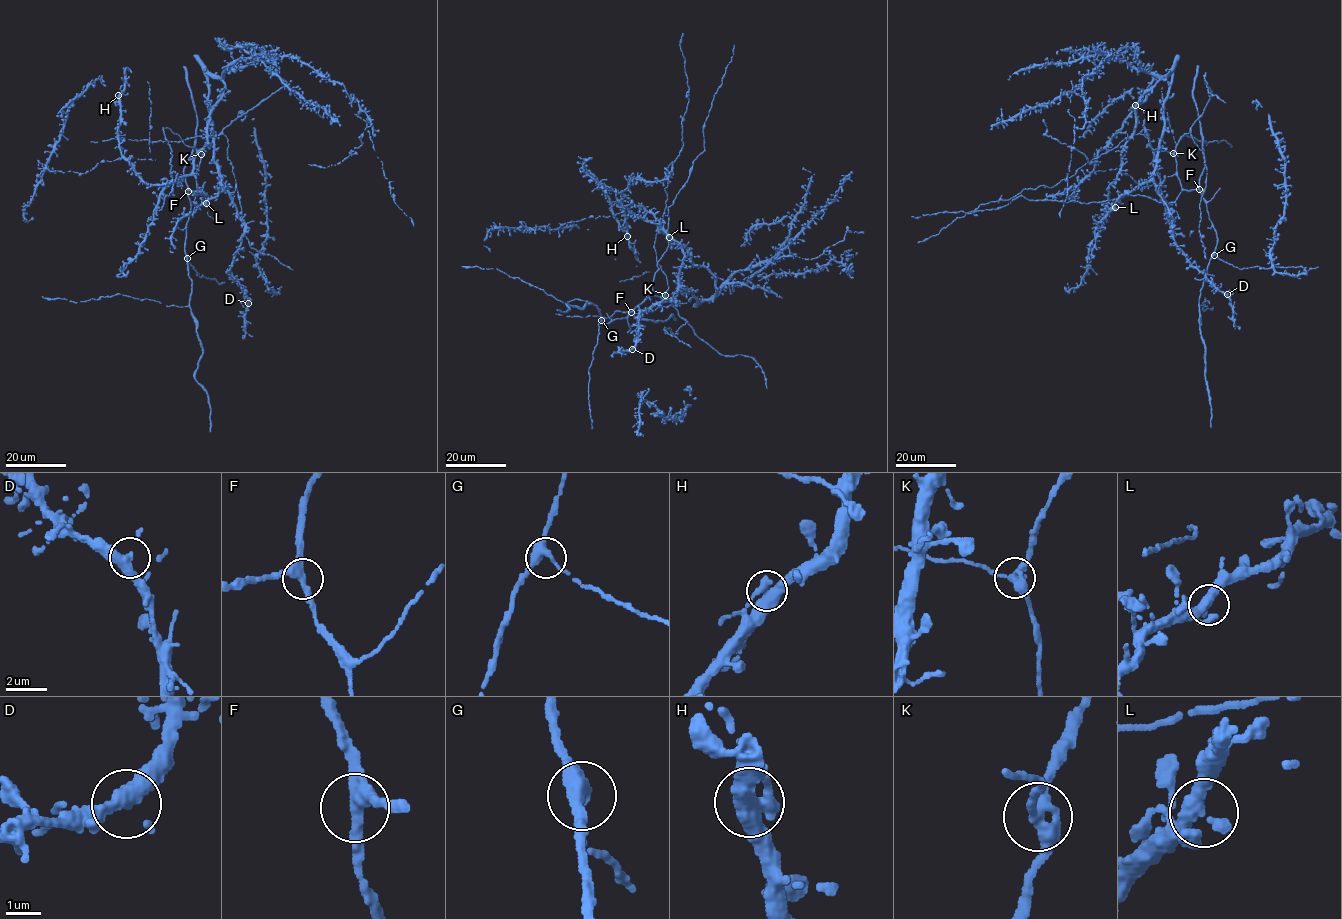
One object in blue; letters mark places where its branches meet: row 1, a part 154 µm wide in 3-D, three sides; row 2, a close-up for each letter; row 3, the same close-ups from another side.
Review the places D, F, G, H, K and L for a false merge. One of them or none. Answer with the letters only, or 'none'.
none

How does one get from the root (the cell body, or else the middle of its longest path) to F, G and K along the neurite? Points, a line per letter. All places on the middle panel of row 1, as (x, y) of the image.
F: (669, 235), (666, 231), (669, 245), (657, 263), (652, 293), (631, 312)
G: (669, 235), (666, 231), (669, 245), (657, 263), (651, 296), (625, 318), (607, 323), (601, 320)
K: (669, 235), (666, 231), (668, 246), (657, 263), (652, 293), (645, 298), (665, 294)

